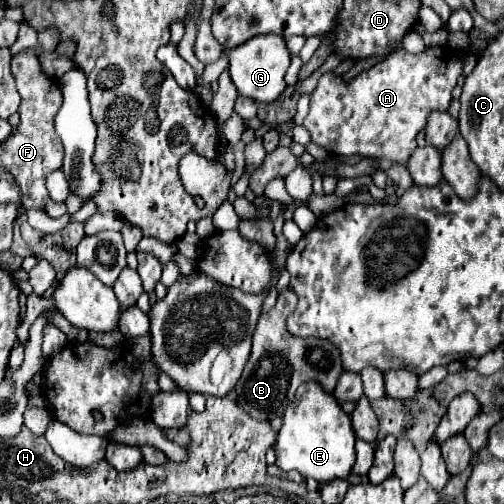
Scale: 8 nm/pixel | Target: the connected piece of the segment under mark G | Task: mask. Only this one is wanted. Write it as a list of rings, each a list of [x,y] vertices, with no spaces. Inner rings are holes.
[[[256,35],[254,39],[248,39],[246,43],[238,45],[228,53],[230,59],[230,79],[238,91],[240,97],[248,97],[256,103],[270,105],[278,101],[282,91],[286,89],[284,75],[290,67],[290,49],[286,47],[286,41],[278,35]]]

